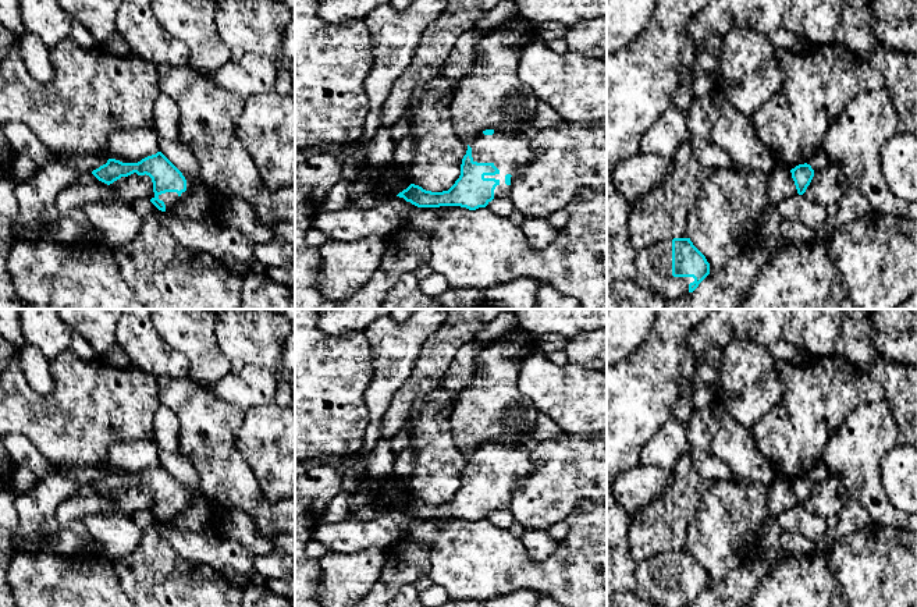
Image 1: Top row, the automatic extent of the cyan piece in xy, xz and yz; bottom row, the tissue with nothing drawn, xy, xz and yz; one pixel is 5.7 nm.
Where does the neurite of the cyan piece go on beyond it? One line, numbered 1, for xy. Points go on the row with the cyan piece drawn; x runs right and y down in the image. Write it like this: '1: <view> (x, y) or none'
1: xy (171, 199)

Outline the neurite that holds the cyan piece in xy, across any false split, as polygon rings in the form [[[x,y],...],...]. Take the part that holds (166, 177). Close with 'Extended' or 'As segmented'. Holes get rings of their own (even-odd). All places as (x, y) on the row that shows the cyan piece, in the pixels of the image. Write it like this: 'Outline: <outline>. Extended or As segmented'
Outline: [[[161,152],[138,163],[122,163],[109,159],[106,164],[93,170],[92,174],[107,185],[131,174],[149,175],[154,192],[150,202],[161,212],[174,209],[186,198],[189,189],[202,182],[199,177],[184,175]]]. Extended

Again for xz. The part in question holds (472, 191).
Outline: [[[486,129],[468,145],[461,175],[442,192],[410,184],[397,196],[417,207],[486,207],[493,199],[509,198],[512,174],[532,160],[530,134]]]. Extended

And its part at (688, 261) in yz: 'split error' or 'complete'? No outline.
split error

